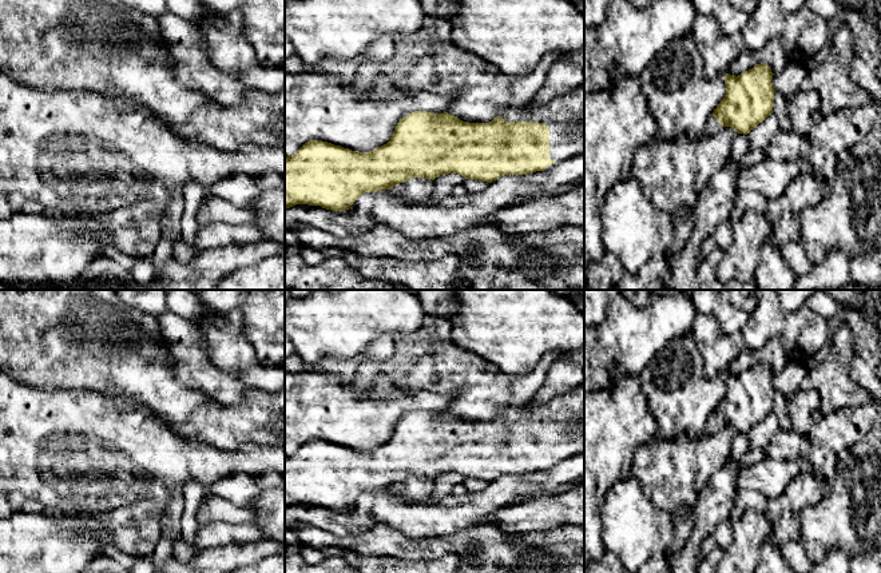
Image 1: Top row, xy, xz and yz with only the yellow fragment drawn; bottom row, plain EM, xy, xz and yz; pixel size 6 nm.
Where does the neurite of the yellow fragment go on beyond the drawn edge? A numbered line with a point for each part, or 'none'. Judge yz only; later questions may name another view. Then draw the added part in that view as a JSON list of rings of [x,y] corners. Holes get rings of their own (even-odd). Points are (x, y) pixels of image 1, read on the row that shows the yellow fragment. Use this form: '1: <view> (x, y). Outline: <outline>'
1: yz (713, 126). Outline: [[[710,116],[705,124],[705,135],[714,135],[722,128],[722,124],[715,119],[715,116]]]

